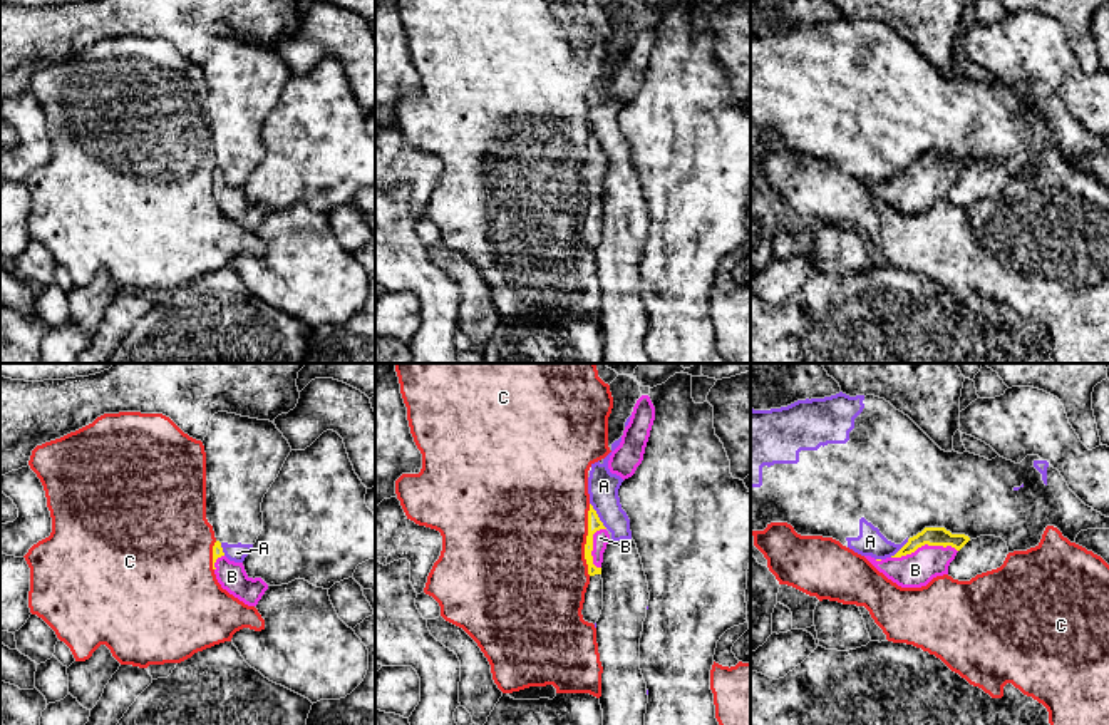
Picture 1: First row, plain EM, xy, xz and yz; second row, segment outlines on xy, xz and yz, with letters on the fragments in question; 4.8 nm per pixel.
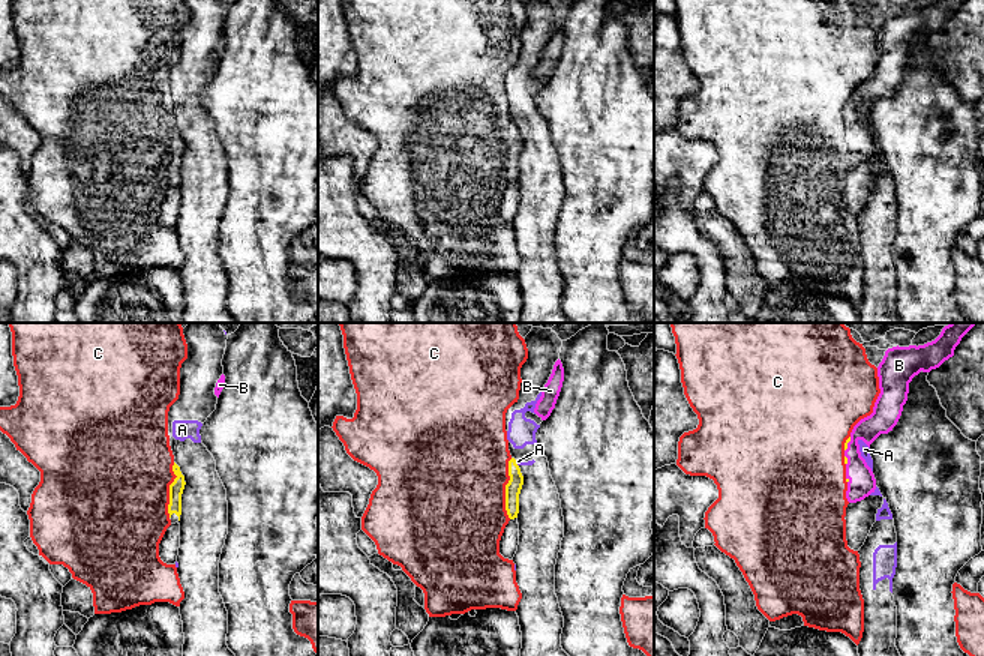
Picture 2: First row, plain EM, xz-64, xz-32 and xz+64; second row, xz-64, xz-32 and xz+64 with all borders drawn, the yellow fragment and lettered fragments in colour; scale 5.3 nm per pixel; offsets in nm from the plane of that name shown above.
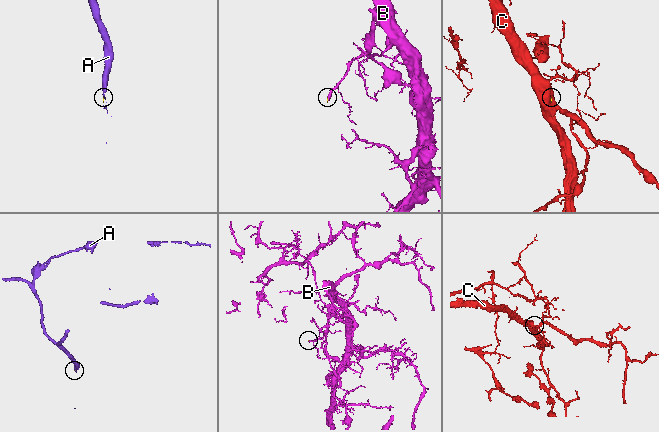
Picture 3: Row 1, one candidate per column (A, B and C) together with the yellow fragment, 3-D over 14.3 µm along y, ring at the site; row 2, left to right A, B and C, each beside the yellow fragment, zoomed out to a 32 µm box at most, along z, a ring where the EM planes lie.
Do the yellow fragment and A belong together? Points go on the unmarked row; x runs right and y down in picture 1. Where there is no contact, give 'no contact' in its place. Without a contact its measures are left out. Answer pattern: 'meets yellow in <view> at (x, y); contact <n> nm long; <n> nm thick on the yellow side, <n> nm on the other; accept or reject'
meets yellow in xz at (597, 141); contact 150 nm long; 70 nm thick on the yellow side, 150 nm on the other; reject

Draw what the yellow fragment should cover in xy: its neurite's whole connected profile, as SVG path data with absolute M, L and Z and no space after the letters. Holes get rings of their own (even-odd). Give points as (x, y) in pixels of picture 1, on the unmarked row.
M219 166L213 171L213 194L221 213L248 231L256 231L268 214L261 203L246 199L243 188L230 186Z

